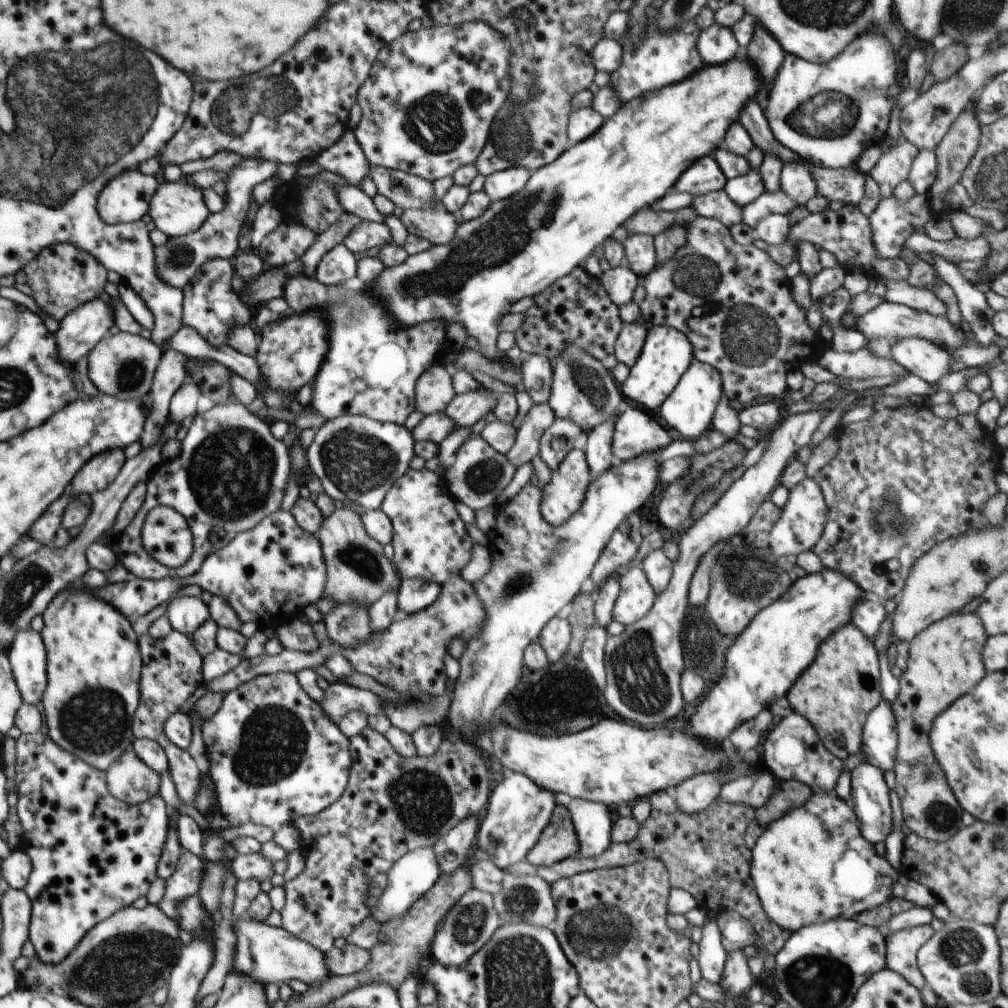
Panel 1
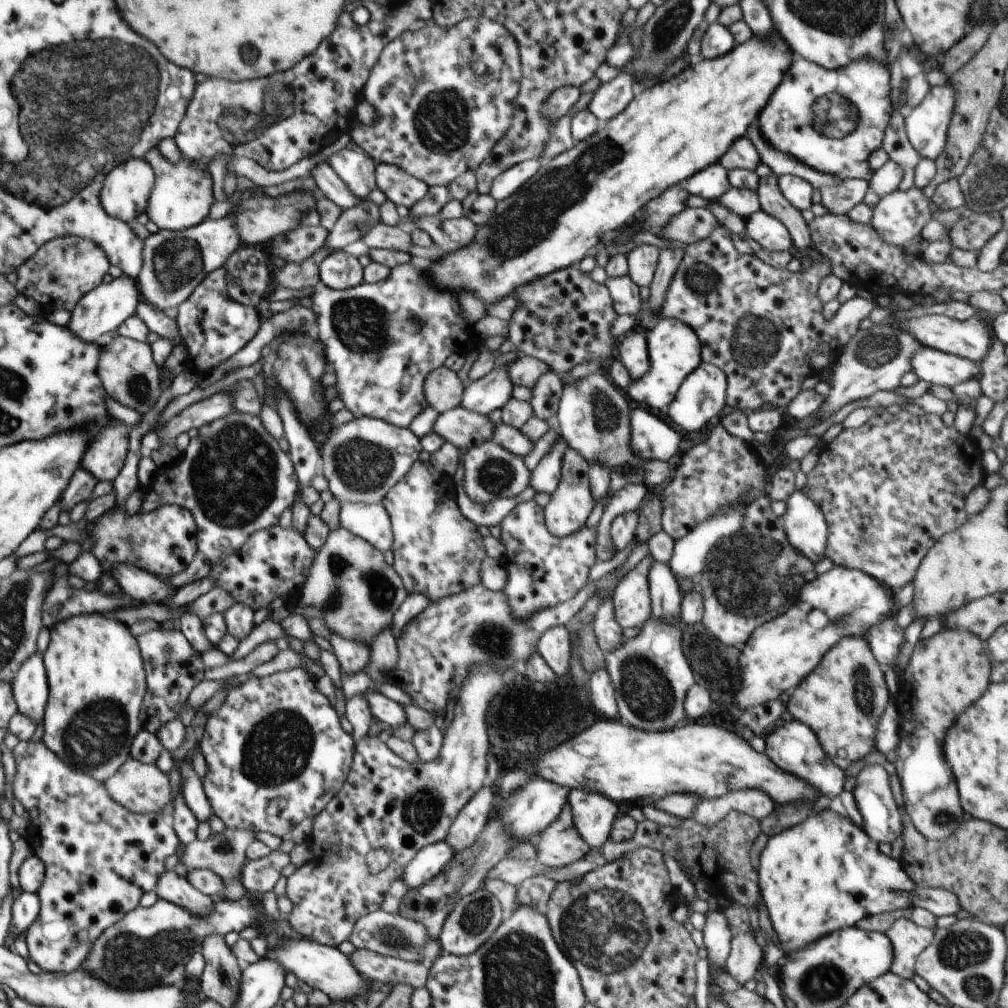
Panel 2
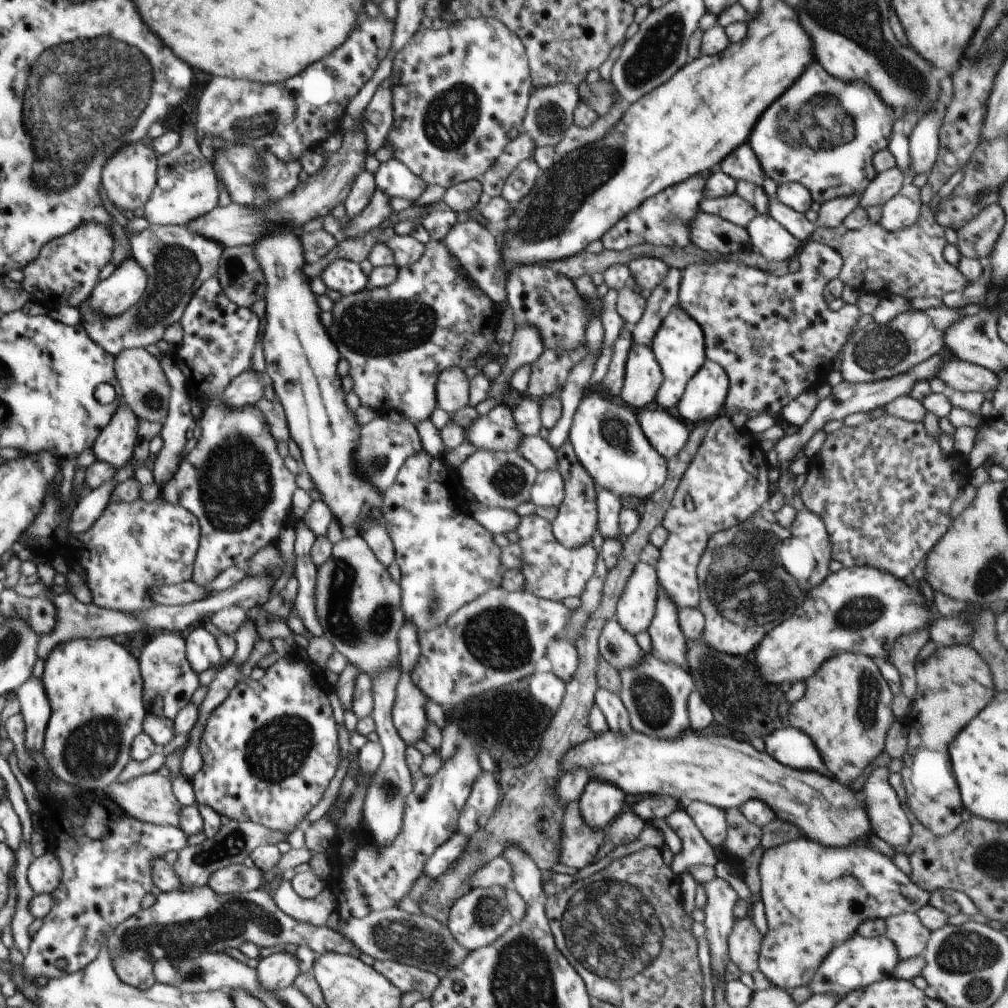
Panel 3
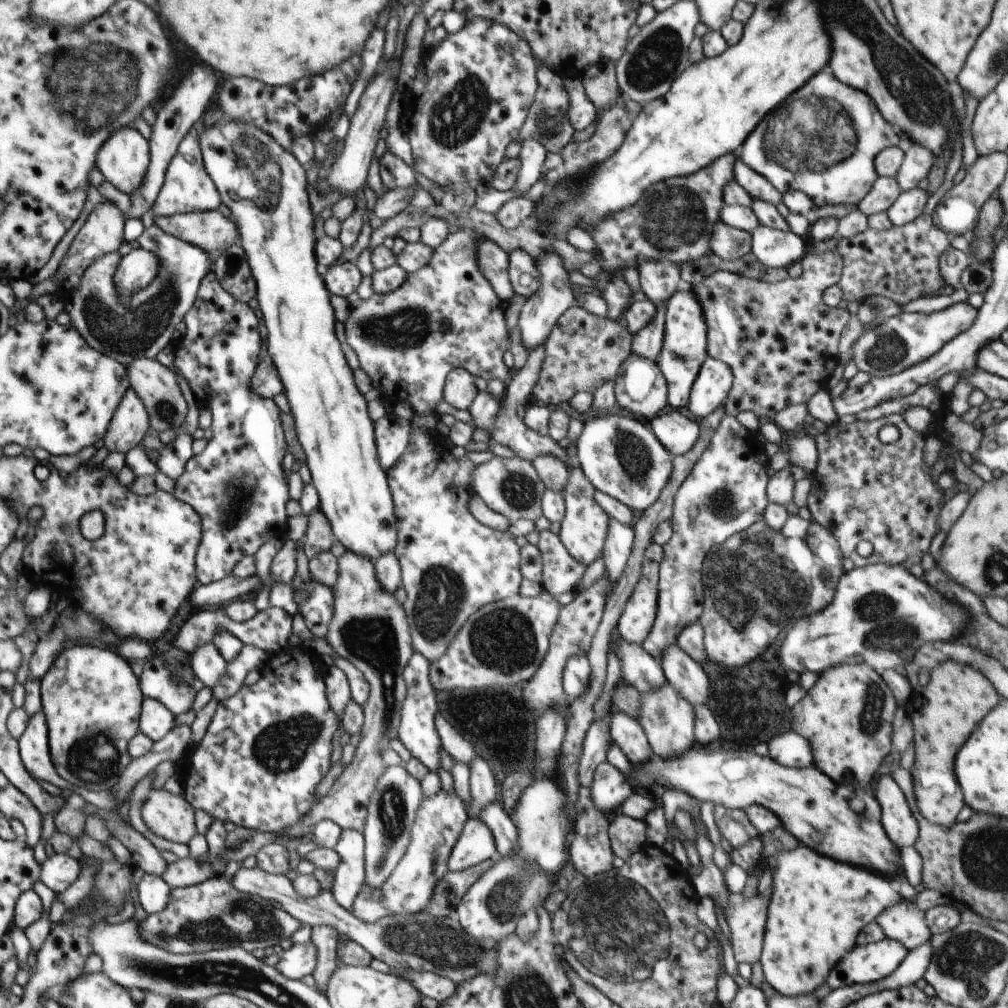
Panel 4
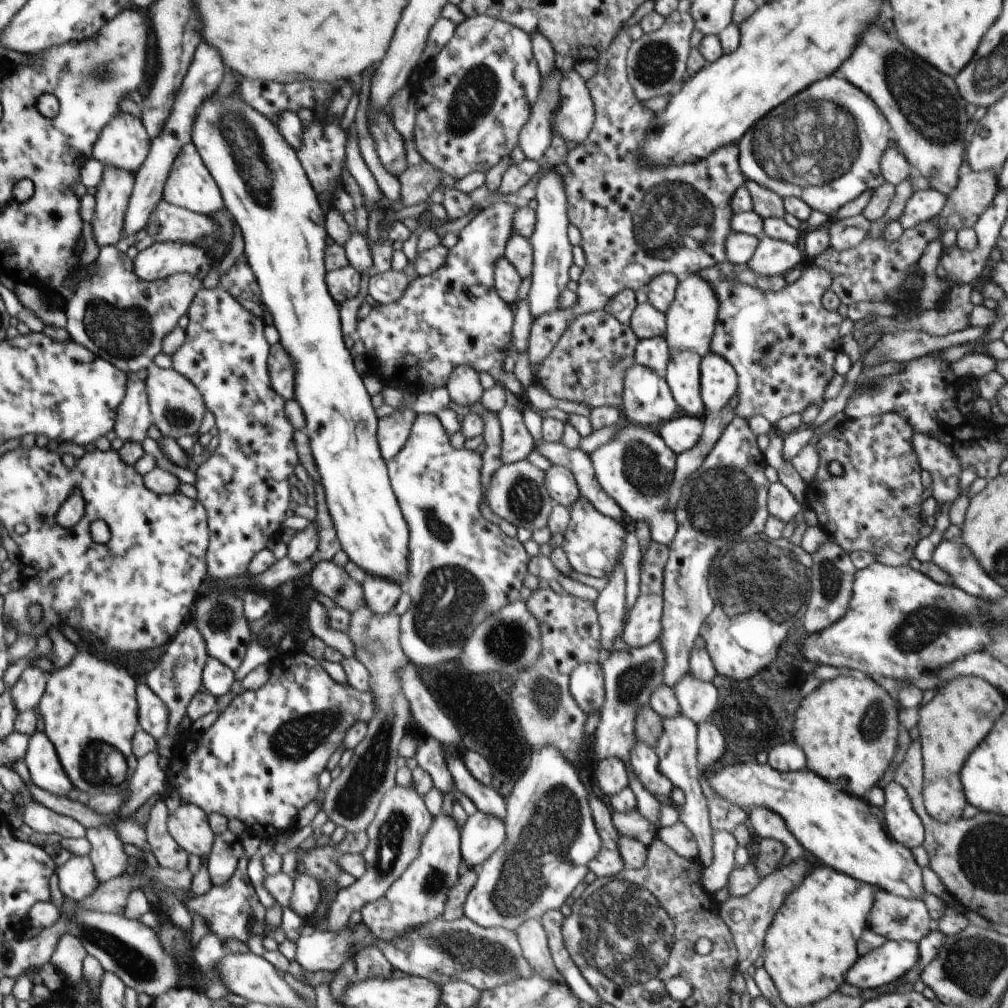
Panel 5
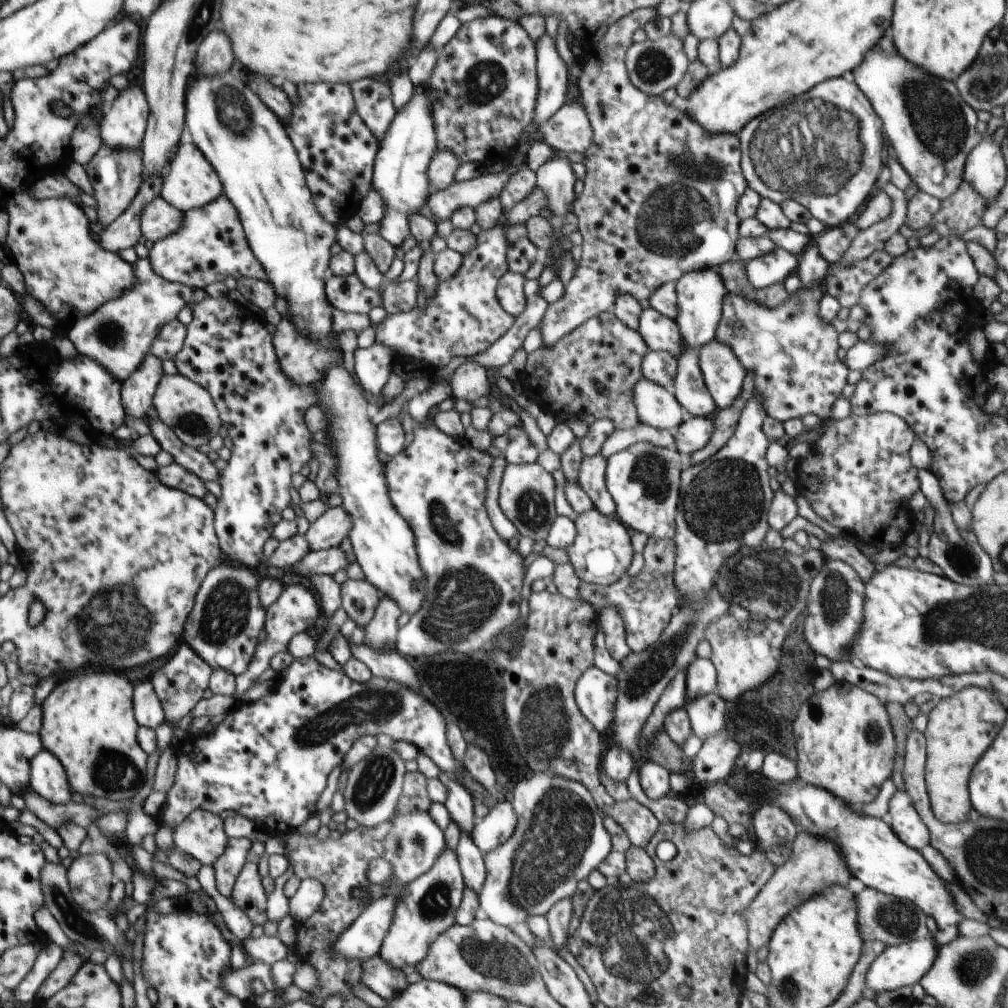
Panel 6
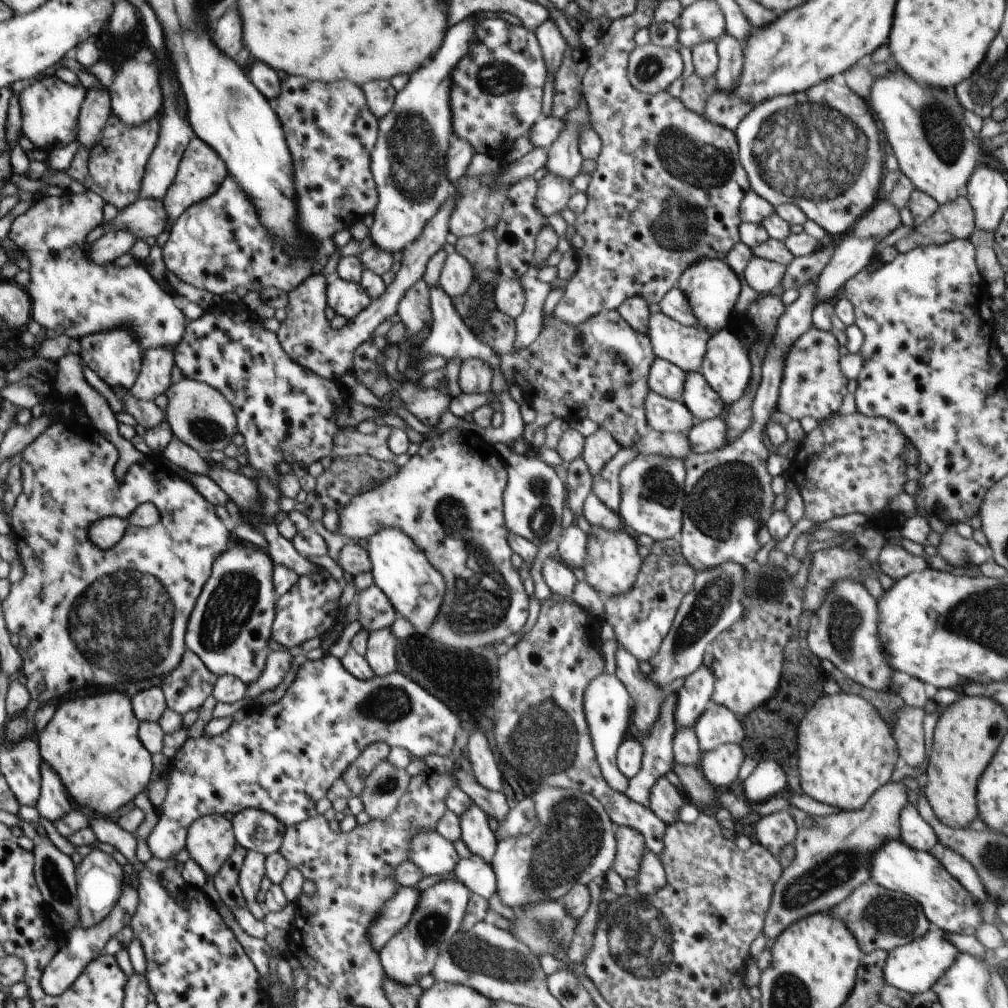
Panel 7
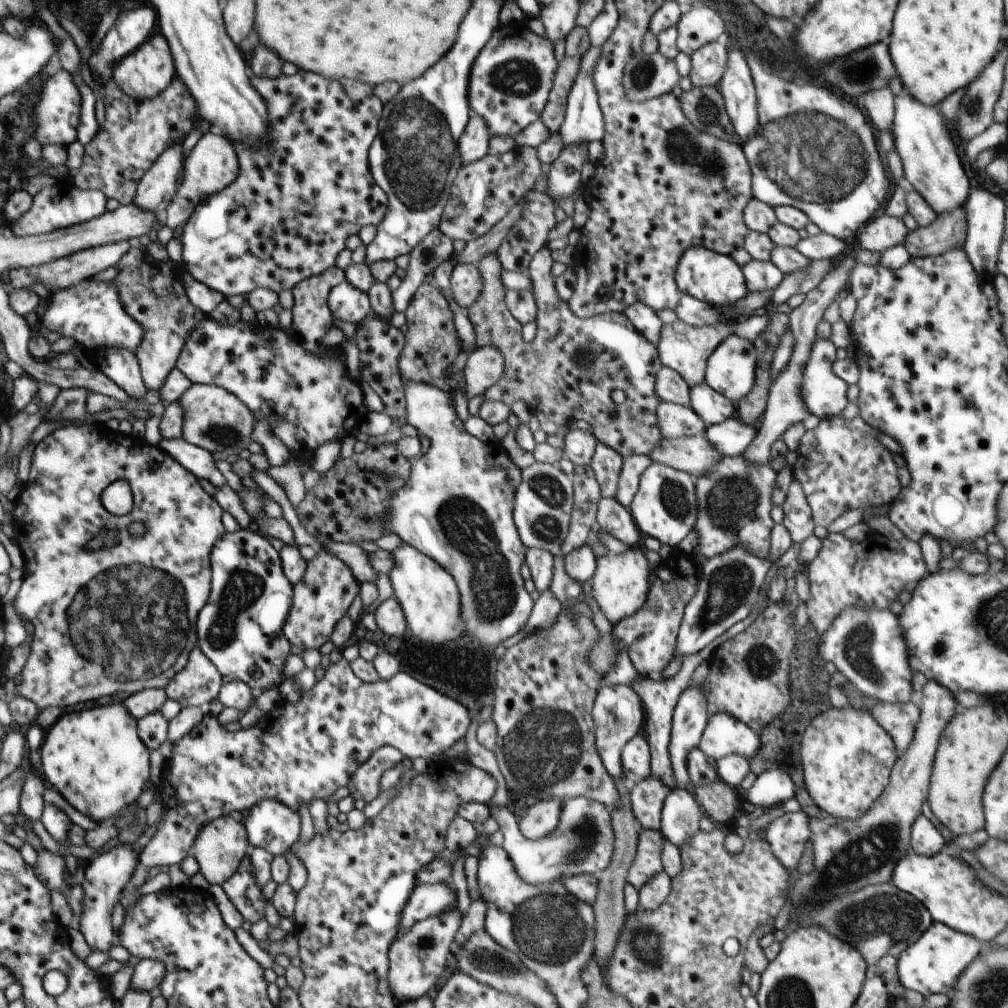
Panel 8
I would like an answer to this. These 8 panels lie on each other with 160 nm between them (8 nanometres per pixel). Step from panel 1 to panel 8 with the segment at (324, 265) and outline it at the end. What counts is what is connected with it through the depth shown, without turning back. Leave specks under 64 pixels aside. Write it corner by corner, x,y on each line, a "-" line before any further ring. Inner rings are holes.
346,280
331,288
327,301
334,319
346,320
355,325
373,314
368,293
358,290

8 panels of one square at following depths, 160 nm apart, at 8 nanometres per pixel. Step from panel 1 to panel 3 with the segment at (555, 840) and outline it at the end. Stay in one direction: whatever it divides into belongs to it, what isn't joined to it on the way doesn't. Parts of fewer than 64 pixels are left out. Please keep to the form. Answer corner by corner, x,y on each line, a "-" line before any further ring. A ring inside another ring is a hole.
579,801
569,802
564,812
559,862
582,870
595,862
605,841
605,830
592,828
583,819

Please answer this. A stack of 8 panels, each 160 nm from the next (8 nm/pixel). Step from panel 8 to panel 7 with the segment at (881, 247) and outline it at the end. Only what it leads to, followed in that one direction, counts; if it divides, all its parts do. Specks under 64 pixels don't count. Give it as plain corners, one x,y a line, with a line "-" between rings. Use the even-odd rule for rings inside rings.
886,200
864,213
854,224
852,234
861,239
881,241
900,225
899,210

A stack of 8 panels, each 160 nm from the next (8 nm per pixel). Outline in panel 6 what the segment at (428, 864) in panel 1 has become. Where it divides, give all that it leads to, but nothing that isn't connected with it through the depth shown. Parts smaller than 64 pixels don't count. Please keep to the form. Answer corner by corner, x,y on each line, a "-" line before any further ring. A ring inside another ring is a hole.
509,801
496,803
490,808
490,813
482,818
476,818
475,827
470,834
472,840
487,853
503,845
517,827
517,812

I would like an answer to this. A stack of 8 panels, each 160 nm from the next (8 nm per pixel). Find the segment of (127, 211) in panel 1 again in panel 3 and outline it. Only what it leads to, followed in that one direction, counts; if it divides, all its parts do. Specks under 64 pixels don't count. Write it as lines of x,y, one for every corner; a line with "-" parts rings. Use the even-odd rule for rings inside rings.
130,143
115,150
112,158
101,172
101,186
106,190
109,200
118,210
142,208
149,202
154,187
157,186
157,153
151,146
142,143

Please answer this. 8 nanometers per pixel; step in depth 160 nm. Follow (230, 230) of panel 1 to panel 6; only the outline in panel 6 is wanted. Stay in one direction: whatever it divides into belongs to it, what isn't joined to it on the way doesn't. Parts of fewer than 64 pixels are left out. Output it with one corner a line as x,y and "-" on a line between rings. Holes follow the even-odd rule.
138,258
132,264
136,284
124,291
120,298
109,300
96,312
82,317
65,333
81,355
102,364
114,378
124,382
141,366
145,356
151,354
153,340
162,327
177,318
178,313
190,302
193,288
180,282
162,278
152,268
151,260

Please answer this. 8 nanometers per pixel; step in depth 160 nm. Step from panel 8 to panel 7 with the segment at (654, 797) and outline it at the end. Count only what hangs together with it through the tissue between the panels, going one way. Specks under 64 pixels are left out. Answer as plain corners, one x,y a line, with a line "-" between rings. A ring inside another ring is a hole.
677,694
669,695
661,707
659,719
654,723
653,729
648,733
639,733
639,743
643,746
642,766
636,773
636,776
629,779
629,785
624,793
630,800
645,807
649,807
651,788
656,784
656,781
664,777
665,774
673,768
673,762
675,760
673,755
673,738
677,730
674,718
676,701

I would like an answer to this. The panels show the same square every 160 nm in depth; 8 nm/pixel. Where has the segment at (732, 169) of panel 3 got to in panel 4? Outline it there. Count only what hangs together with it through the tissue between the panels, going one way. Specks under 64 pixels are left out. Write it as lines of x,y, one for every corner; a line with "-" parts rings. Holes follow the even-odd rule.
737,156
737,161
734,163
735,181
748,192
748,194
758,201
778,206
783,202
782,193
770,184
764,176
754,172
747,164
744,164

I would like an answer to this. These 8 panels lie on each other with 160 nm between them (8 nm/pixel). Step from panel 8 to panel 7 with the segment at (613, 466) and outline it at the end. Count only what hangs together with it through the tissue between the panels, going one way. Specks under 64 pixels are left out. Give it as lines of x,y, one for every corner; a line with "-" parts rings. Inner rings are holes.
599,428
585,438
585,447
581,456
588,465
592,478
601,478
605,464
612,460
621,448
614,437
604,429

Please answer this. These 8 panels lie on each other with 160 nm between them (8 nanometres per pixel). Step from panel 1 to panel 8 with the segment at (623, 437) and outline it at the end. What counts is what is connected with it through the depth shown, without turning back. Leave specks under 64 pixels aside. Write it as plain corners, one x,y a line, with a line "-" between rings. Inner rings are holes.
738,416
727,418
717,425
710,425
704,436
724,457
741,455
757,435
757,425
743,423

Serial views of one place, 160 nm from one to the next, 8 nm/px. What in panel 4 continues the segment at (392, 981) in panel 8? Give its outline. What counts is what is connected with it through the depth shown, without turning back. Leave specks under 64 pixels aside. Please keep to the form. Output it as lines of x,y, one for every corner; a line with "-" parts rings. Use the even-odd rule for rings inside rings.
441,790
432,797
425,797
418,809
417,817
412,827
410,846
406,848
406,854
400,859
389,879
379,889
370,888
364,884
363,889
358,893
354,901
352,913
361,921
374,923
384,917
409,915
427,910
438,881
450,871
449,856
468,819
469,814
466,813
463,802
455,792
446,794

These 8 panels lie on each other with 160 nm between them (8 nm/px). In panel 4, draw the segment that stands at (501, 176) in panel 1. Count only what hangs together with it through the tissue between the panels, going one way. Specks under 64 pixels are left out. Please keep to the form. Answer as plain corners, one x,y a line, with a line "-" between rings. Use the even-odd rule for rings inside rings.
527,138
521,141
520,148
519,159
521,167
517,183
512,189
518,189
526,194
543,174
542,166
544,166
547,150
535,138

